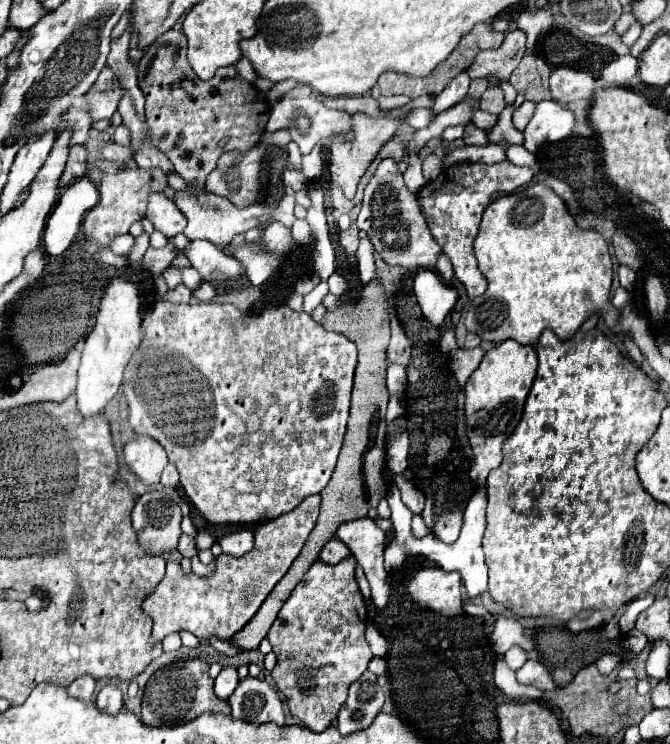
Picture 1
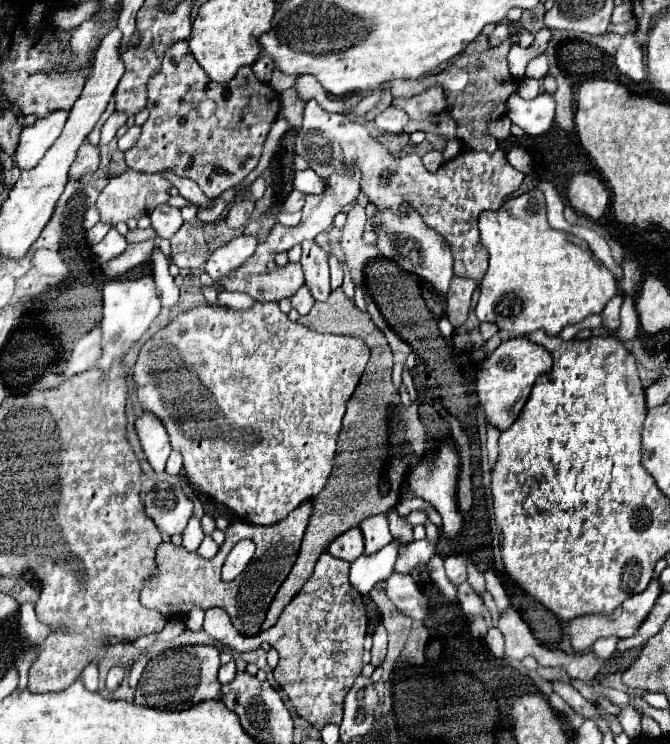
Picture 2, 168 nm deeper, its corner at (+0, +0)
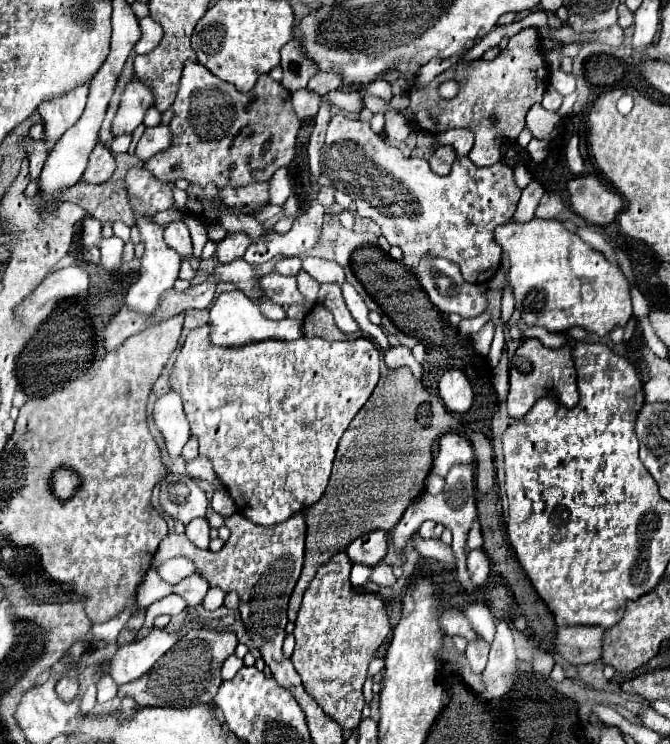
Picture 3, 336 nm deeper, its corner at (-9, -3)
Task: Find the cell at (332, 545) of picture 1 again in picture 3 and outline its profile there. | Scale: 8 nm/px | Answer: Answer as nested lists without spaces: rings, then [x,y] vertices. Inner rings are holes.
[[[373,530],[347,546],[347,554],[351,562],[359,562],[365,566],[375,566],[387,554],[387,534],[383,530]]]

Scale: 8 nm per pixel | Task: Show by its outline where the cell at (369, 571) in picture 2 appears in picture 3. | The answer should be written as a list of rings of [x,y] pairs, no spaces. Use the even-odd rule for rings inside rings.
[[[353,564],[353,570],[351,570],[351,584],[353,584],[355,588],[363,586],[363,584],[369,580],[369,574],[371,574],[371,568],[361,566],[361,564]]]

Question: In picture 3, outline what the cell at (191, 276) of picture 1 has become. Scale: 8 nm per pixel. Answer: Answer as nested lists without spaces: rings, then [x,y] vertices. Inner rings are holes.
[[[241,290],[225,292],[215,300],[215,304],[209,312],[209,328],[211,328],[211,332],[209,332],[211,344],[225,346],[225,348],[229,348],[229,346],[239,348],[239,346],[245,346],[249,342],[261,342],[261,340],[269,340],[269,338],[297,340],[303,336],[301,320],[291,320],[291,318],[283,318],[279,322],[269,320],[259,312],[257,302],[249,300]]]

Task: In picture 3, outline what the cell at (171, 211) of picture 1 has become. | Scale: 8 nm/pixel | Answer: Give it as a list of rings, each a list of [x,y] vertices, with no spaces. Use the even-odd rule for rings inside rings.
[[[171,222],[165,226],[165,242],[183,258],[193,258],[193,244],[189,236],[189,228],[185,222]]]

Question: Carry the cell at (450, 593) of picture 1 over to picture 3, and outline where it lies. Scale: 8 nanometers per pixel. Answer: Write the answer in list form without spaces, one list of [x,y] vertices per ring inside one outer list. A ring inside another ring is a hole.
[[[471,550],[467,554],[467,570],[477,588],[481,588],[489,578],[489,558],[483,550]]]

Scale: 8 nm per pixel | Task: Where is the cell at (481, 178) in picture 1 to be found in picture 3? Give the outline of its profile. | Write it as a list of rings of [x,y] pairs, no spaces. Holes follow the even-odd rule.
[[[337,114],[327,128],[321,166],[333,186],[353,198],[357,214],[377,222],[387,242],[403,250],[401,262],[411,270],[419,266],[423,256],[433,256],[455,262],[461,268],[463,280],[469,284],[487,284],[497,274],[501,266],[501,246],[495,240],[495,228],[511,222],[521,196],[521,190],[515,186],[513,170],[507,164],[497,162],[489,168],[479,168],[465,156],[455,160],[449,176],[437,176],[431,172],[427,160],[405,158],[399,148],[375,134],[367,122]]]

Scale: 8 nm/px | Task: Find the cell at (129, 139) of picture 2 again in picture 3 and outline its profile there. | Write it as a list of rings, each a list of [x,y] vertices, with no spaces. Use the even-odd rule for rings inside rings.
[[[169,124],[145,128],[135,154],[145,162],[145,160],[151,160],[153,156],[157,156],[157,152],[165,152],[165,148],[169,148],[169,144],[171,144]]]

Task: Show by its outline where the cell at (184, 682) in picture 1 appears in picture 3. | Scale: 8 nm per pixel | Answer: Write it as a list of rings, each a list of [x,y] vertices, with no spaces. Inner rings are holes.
[[[195,628],[189,630],[179,642],[161,658],[157,664],[145,672],[141,678],[119,686],[117,696],[131,696],[141,706],[171,706],[171,708],[187,708],[197,704],[207,704],[217,694],[221,686],[221,664],[223,660],[235,652],[237,636],[233,630],[211,630],[211,628]]]

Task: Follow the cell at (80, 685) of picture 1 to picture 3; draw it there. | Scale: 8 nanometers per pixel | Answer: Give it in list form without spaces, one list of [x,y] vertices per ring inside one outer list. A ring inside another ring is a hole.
[[[103,676],[97,684],[99,688],[99,702],[105,702],[105,700],[111,700],[115,694],[117,694],[117,684],[111,680],[111,676]]]

